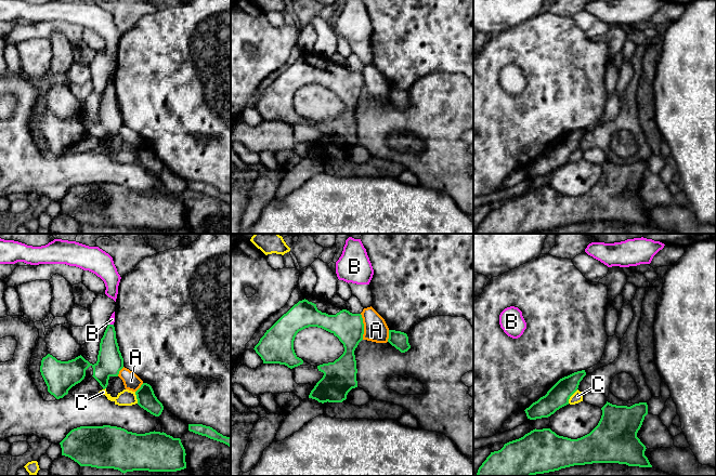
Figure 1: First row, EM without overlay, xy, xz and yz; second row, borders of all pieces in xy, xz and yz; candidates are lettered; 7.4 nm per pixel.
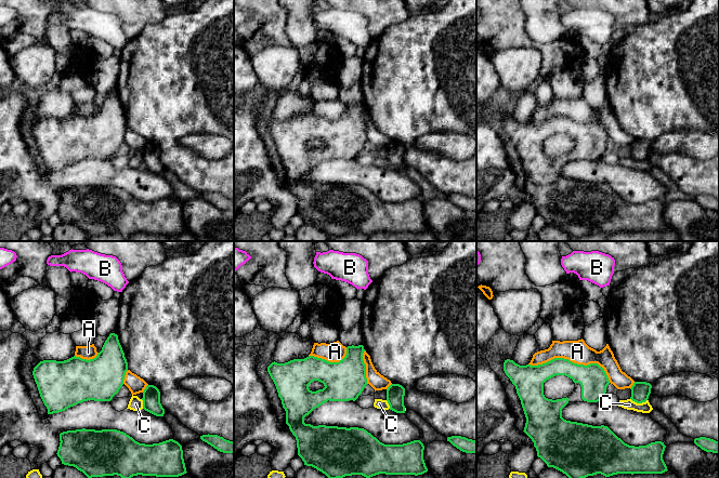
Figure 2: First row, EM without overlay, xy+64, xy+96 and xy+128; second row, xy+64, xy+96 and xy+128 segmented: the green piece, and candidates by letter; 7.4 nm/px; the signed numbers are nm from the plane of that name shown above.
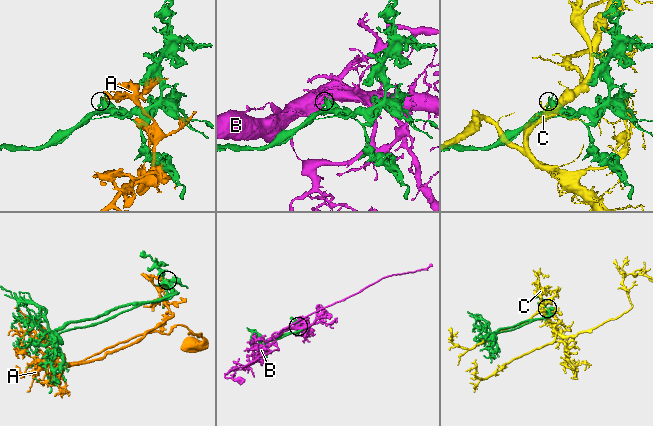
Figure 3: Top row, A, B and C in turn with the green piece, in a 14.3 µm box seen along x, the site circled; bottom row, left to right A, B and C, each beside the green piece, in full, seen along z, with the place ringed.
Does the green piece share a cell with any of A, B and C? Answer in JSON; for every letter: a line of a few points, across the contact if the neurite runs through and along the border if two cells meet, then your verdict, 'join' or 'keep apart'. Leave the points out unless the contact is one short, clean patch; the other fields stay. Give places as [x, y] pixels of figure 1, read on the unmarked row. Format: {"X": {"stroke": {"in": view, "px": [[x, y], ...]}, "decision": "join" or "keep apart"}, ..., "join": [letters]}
{"A": {"decision": "keep apart"}, "B": {"decision": "keep apart"}, "C": {"stroke": {"in": "yz", "px": [[577, 147], [568, 160]]}, "decision": "keep apart"}, "join": []}

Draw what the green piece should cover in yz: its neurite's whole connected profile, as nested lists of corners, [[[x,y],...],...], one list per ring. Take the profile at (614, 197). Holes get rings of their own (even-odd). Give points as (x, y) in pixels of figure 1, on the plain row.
[[[607,159],[601,168],[601,176],[589,191],[571,197],[557,193],[550,186],[535,186],[523,195],[505,201],[500,208],[491,210],[479,225],[477,233],[532,234],[593,221],[619,221],[628,224],[652,225],[645,213],[646,203],[637,195],[645,174],[648,172],[647,160],[627,164]]]

